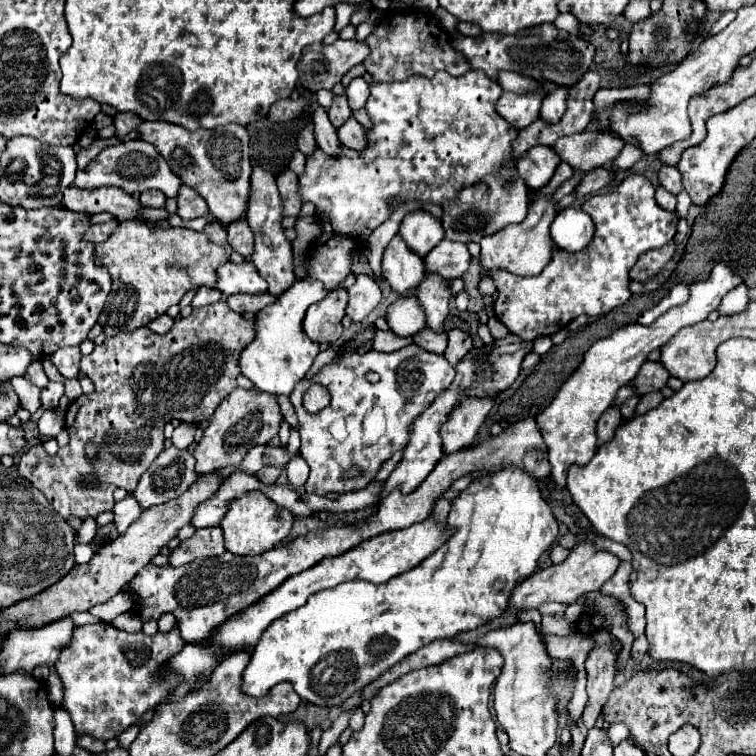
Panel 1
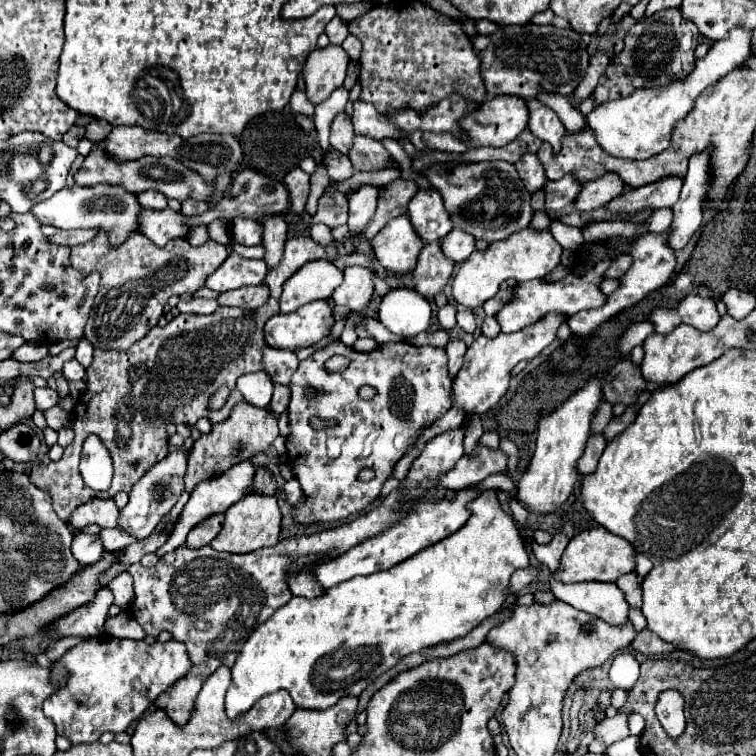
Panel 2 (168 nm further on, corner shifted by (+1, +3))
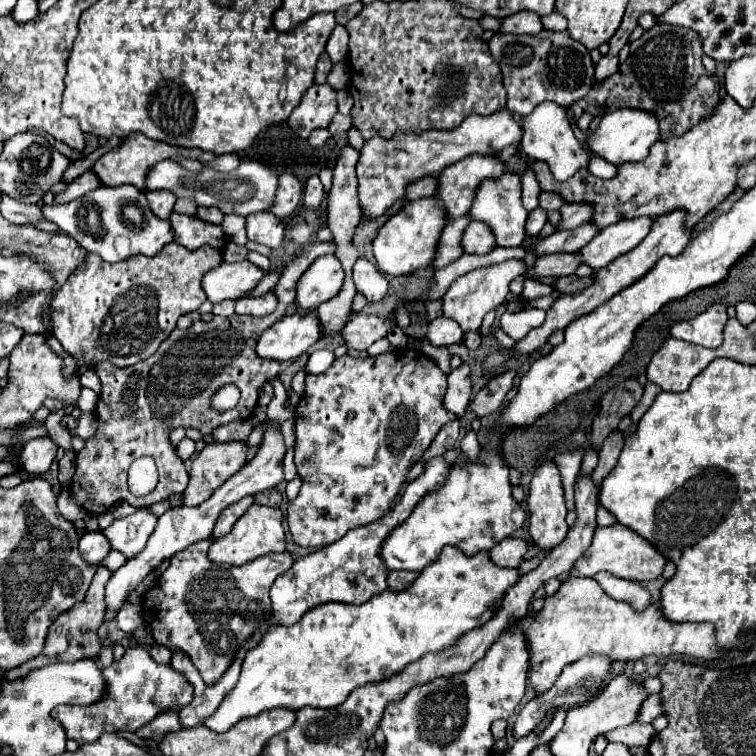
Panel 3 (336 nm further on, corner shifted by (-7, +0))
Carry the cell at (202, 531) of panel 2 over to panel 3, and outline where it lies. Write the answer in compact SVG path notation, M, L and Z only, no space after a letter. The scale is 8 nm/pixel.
M248 496L248 498L242 498L240 502L234 502L232 506L224 508L220 518L216 520L216 526L214 526L214 538L220 538L224 534L228 534L232 530L232 526L236 524L236 520L254 504L254 496Z

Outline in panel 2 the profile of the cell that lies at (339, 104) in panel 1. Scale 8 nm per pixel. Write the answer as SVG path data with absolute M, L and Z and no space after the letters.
M346 111L338 113L330 127L330 145L340 153L348 153L348 147L352 147L352 135L354 129L350 117L346 115Z

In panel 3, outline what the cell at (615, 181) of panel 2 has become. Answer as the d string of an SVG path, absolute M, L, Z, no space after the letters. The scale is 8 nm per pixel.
M564 204L560 208L562 220L560 220L560 230L574 230L582 224L586 224L592 218L592 206L584 204Z

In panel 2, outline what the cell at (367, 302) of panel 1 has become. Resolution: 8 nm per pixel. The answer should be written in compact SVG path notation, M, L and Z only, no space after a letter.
M346 267L344 283L334 291L334 305L344 305L350 311L362 311L370 303L374 293L372 271L366 267Z

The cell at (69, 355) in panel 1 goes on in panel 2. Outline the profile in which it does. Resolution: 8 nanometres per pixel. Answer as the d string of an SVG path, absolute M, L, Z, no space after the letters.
M76 359L66 361L62 371L64 371L64 375L66 375L66 379L68 379L68 381L78 381L78 379L82 379L82 377L84 377L84 367L82 367Z

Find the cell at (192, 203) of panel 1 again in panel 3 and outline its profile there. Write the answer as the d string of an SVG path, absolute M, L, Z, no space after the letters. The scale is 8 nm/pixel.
M210 206L210 208L198 208L198 214L196 214L200 220L204 222L210 222L210 224L222 224L222 218L224 214L220 210L216 210L216 206Z

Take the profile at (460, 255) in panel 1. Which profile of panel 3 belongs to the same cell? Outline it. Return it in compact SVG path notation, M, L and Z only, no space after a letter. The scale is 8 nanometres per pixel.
M472 220L462 236L462 248L466 254L488 254L496 246L492 230L484 222Z

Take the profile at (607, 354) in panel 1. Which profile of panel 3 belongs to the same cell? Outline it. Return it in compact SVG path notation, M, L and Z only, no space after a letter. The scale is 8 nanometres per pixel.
M544 462L536 472L534 478L530 482L530 494L528 494L528 530L530 530L530 540L534 546L538 546L542 552L544 550L552 550L554 546L558 546L568 532L568 524L566 524L566 504L564 504L564 490L562 490L562 482L560 482L560 472L556 468L554 462Z

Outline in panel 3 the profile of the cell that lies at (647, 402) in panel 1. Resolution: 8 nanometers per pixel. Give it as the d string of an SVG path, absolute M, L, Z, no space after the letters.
M622 432L610 434L610 436L608 436L608 442L604 442L604 446L602 446L602 450L600 450L598 466L596 466L594 472L592 472L592 482L596 484L596 488L600 488L602 480L604 480L604 478L612 472L612 468L616 466L618 456L620 456L620 452L622 452L622 444L624 444Z

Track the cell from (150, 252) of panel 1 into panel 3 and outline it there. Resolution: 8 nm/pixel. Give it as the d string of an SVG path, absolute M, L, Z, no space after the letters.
M170 242L160 250L160 254L148 256L132 256L116 264L104 262L98 254L88 254L88 262L84 270L76 270L72 278L60 288L60 292L52 298L52 336L58 338L62 348L76 360L78 366L94 368L96 364L108 360L118 368L134 366L136 362L150 358L158 346L170 336L176 328L176 320L182 314L196 312L206 294L200 286L200 278L204 270L218 266L222 262L222 254L212 250L210 246L202 246L198 250L188 250L176 242Z

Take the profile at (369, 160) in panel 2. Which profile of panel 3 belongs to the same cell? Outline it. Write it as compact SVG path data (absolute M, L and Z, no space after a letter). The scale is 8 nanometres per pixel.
M506 172L498 180L484 180L476 192L476 200L470 208L472 220L486 222L494 236L498 246L518 246L524 242L524 224L528 218L528 212L520 206L520 178L512 172Z

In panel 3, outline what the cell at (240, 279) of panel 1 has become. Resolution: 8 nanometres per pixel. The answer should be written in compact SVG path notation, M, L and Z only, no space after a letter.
M220 262L202 276L202 290L212 304L222 300L238 300L252 292L262 280L264 272L252 262Z

